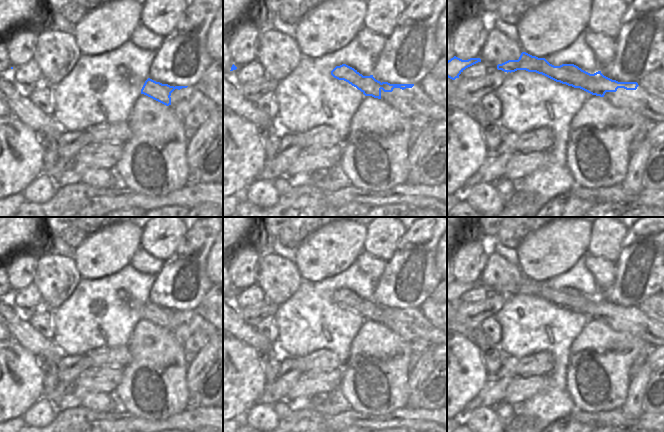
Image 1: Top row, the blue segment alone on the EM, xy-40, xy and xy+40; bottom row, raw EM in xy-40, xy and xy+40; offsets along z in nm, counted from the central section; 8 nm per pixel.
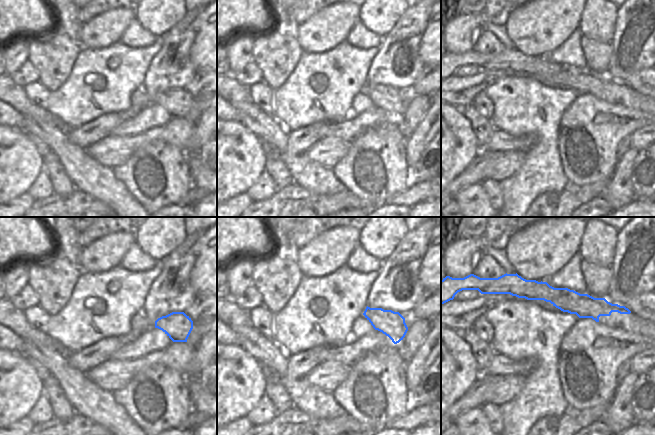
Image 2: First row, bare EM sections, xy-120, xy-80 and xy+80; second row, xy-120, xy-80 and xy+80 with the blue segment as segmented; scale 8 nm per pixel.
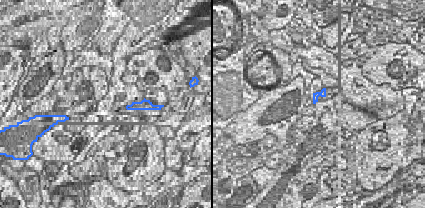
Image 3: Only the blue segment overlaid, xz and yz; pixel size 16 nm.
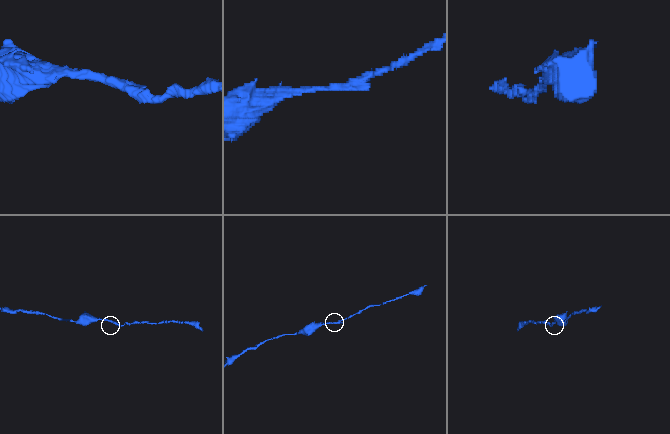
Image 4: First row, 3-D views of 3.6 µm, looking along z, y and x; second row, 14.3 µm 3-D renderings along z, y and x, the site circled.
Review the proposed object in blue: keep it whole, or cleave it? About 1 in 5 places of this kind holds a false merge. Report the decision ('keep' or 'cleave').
keep

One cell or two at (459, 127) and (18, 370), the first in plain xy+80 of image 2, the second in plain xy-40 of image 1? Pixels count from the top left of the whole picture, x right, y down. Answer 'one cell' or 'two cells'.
one cell

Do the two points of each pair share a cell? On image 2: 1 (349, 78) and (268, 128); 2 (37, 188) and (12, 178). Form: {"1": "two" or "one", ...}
{"1": "two", "2": "two"}

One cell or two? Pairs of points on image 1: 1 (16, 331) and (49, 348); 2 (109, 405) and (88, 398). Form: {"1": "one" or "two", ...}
{"1": "one", "2": "one"}

